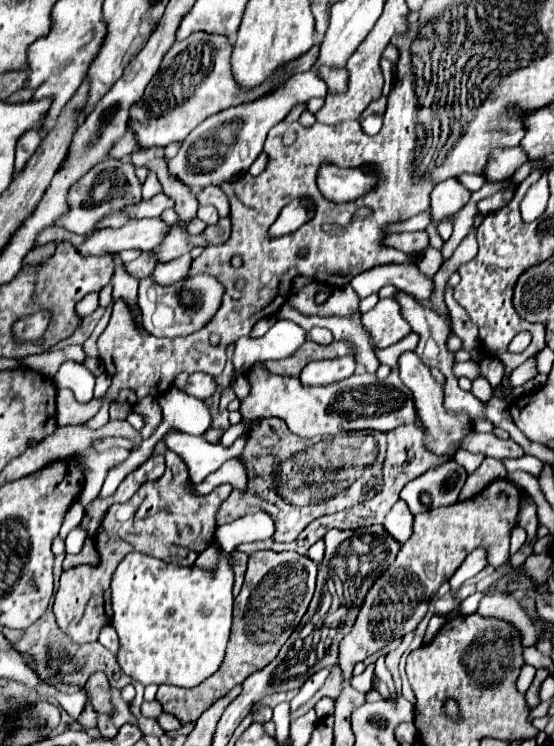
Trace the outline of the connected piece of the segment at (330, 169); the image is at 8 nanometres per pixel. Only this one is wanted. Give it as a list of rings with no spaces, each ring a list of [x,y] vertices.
[[[322,163],[316,183],[320,193],[330,201],[354,201],[368,193],[368,189],[376,187],[376,173],[372,169],[340,169],[336,165]]]

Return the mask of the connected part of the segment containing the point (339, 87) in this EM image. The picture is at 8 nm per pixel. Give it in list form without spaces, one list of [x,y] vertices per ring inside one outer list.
[[[324,65],[320,68],[319,76],[325,79],[330,93],[334,93],[334,91],[343,93],[346,91],[348,85],[348,71],[346,68],[330,68]]]

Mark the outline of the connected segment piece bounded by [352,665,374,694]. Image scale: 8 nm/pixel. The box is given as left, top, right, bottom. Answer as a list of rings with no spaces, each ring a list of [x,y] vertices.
[[[368,665],[362,675],[352,679],[352,687],[356,687],[360,693],[368,693],[372,685],[372,673],[374,673],[374,665]]]

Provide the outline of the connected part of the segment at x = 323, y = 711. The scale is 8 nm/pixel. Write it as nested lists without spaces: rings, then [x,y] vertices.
[[[324,697],[324,699],[320,699],[320,701],[314,705],[314,711],[316,711],[318,717],[328,717],[328,715],[334,713],[334,701],[328,699],[328,697]]]

